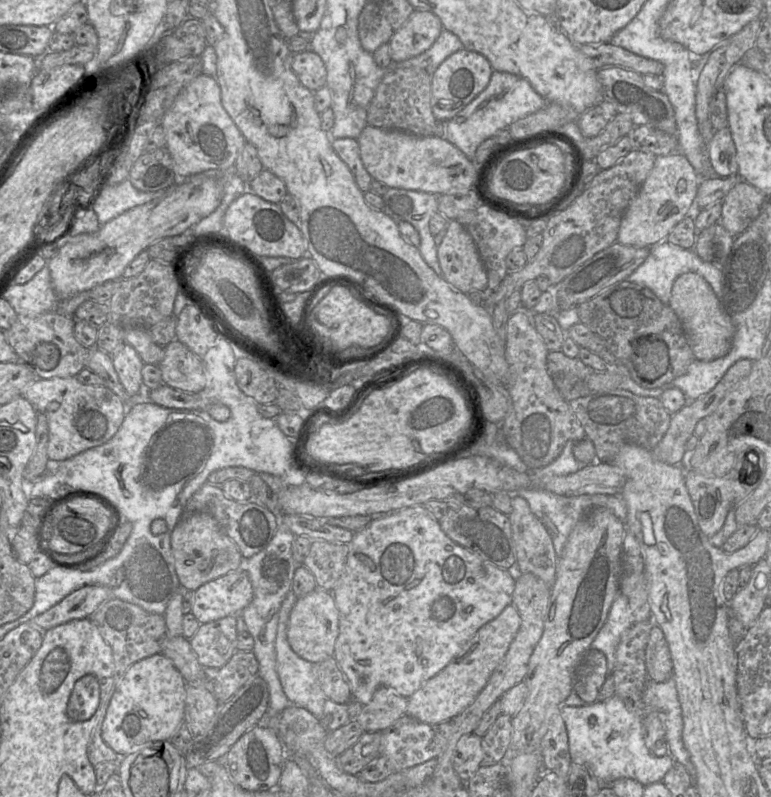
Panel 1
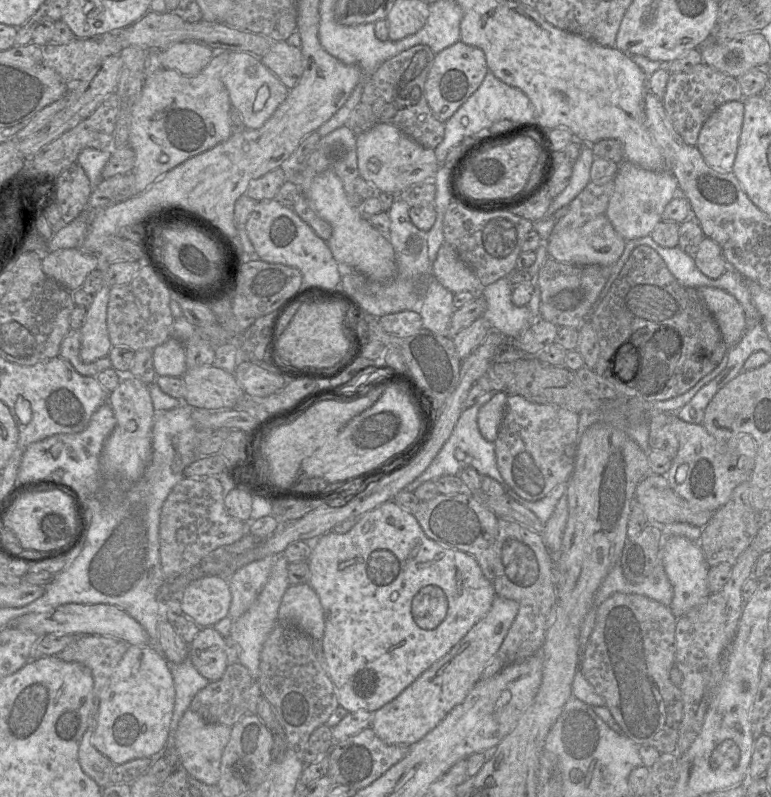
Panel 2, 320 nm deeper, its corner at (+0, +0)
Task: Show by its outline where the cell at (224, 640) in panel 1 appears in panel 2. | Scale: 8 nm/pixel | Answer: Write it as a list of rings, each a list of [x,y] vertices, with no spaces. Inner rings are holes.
[[[214,627],[201,628],[189,644],[189,658],[210,682],[220,679],[228,666],[225,638]]]

